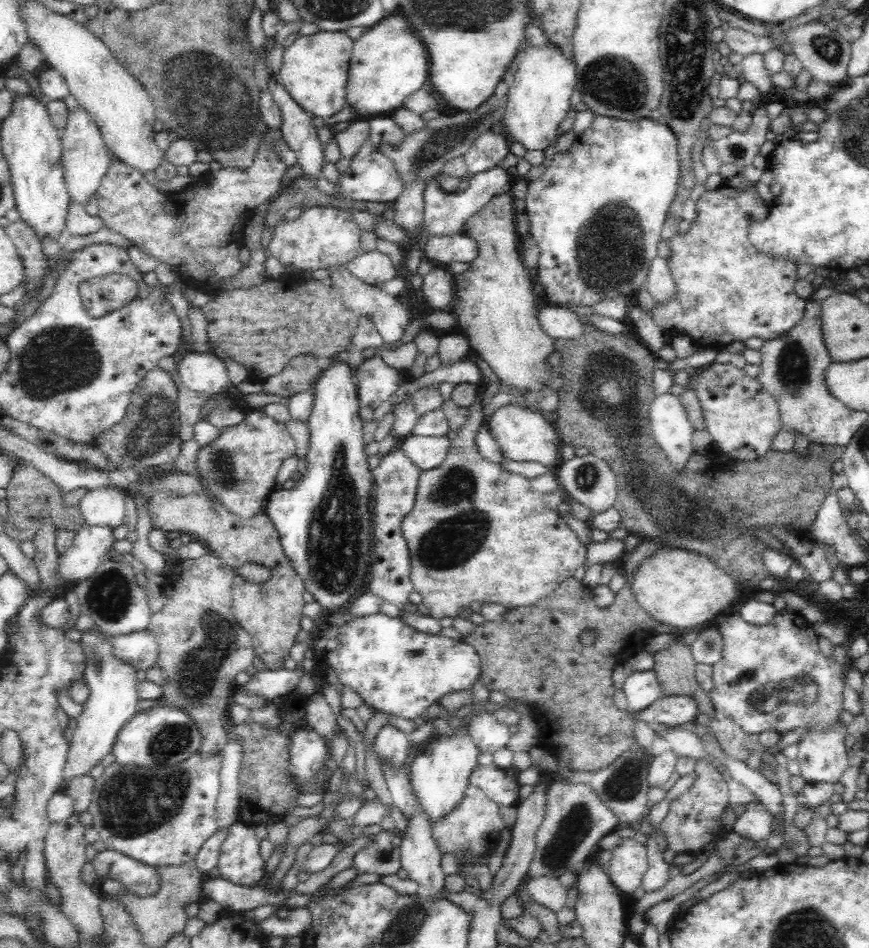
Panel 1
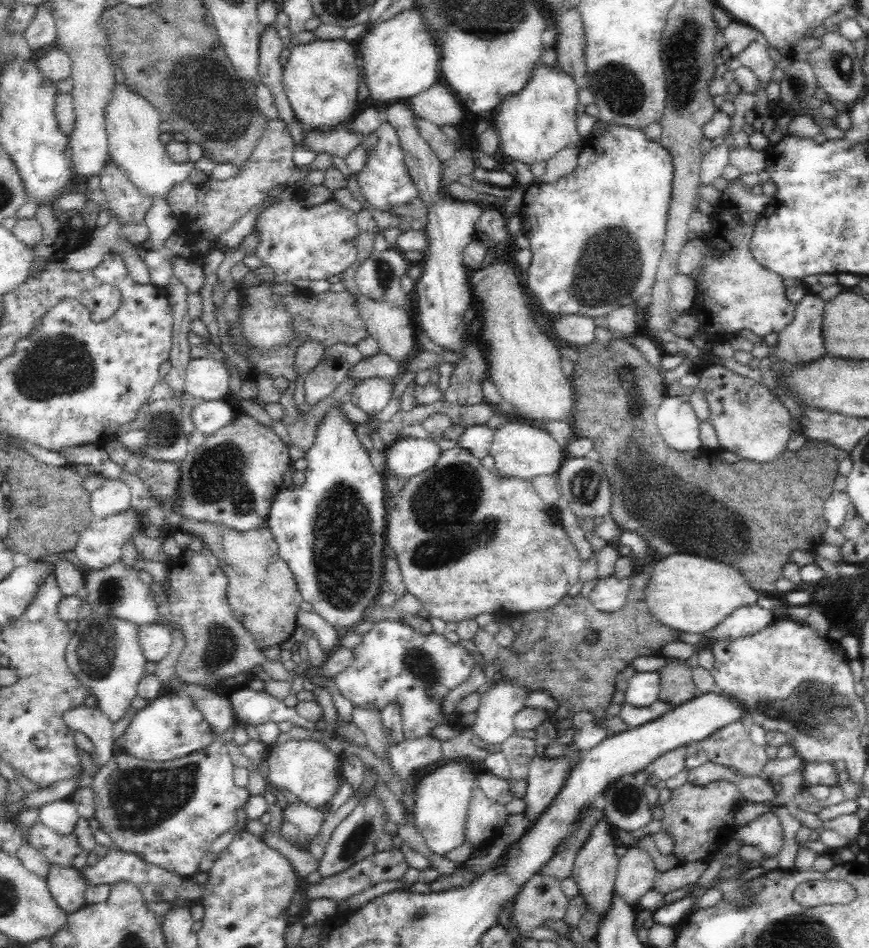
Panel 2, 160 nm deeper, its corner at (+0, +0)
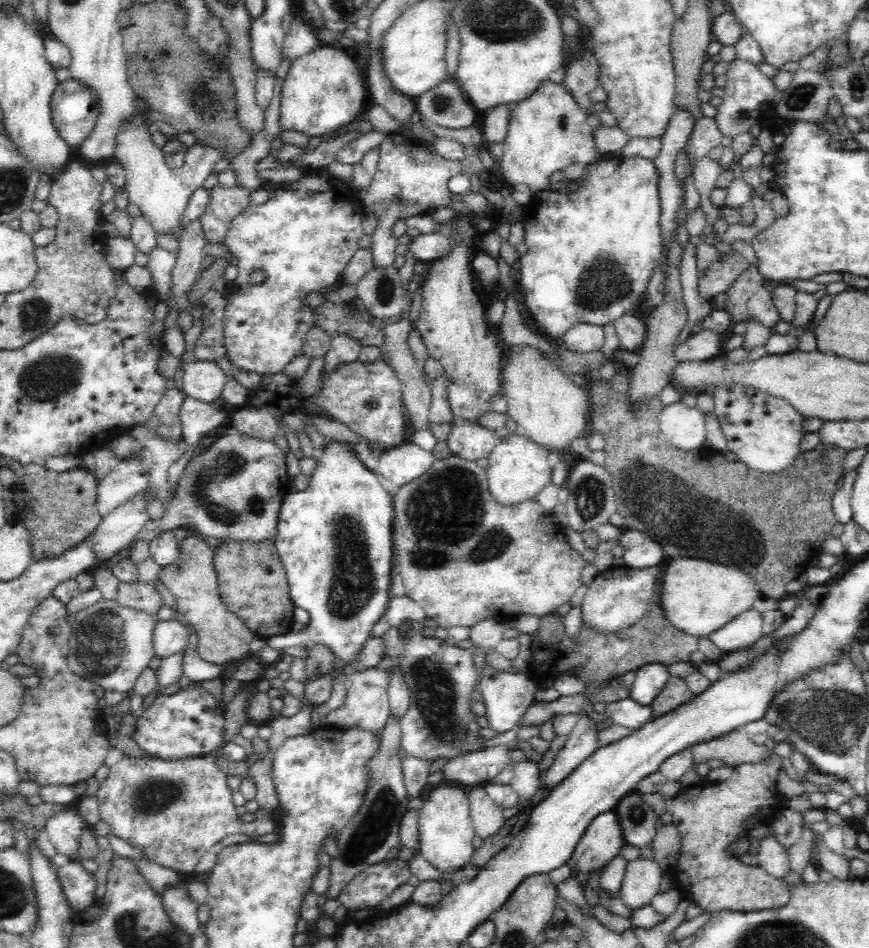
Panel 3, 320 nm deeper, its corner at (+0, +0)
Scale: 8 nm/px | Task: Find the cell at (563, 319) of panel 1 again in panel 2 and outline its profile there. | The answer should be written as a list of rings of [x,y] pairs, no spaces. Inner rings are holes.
[[[560,315],[552,317],[552,334],[564,345],[582,346],[594,341],[594,331],[597,328],[592,317],[580,315]]]

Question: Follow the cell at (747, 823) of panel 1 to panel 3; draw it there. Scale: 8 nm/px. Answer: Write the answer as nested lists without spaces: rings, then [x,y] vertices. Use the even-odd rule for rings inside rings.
[[[766,836],[761,841],[757,856],[760,868],[774,878],[784,880],[791,871],[788,851],[780,845],[776,837]]]

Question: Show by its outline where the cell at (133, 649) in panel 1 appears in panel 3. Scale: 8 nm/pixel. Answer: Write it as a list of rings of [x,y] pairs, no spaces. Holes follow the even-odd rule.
[[[175,618],[158,620],[153,630],[155,654],[163,659],[184,650],[191,630],[192,627]]]

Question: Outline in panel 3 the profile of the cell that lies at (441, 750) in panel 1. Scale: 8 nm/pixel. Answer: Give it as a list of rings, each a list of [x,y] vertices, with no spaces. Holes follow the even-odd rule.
[[[441,782],[436,787],[428,788],[419,810],[420,854],[441,873],[454,873],[463,870],[474,854],[475,847],[472,845],[472,840],[476,834],[471,821],[468,802],[468,794],[470,794],[471,788]]]

